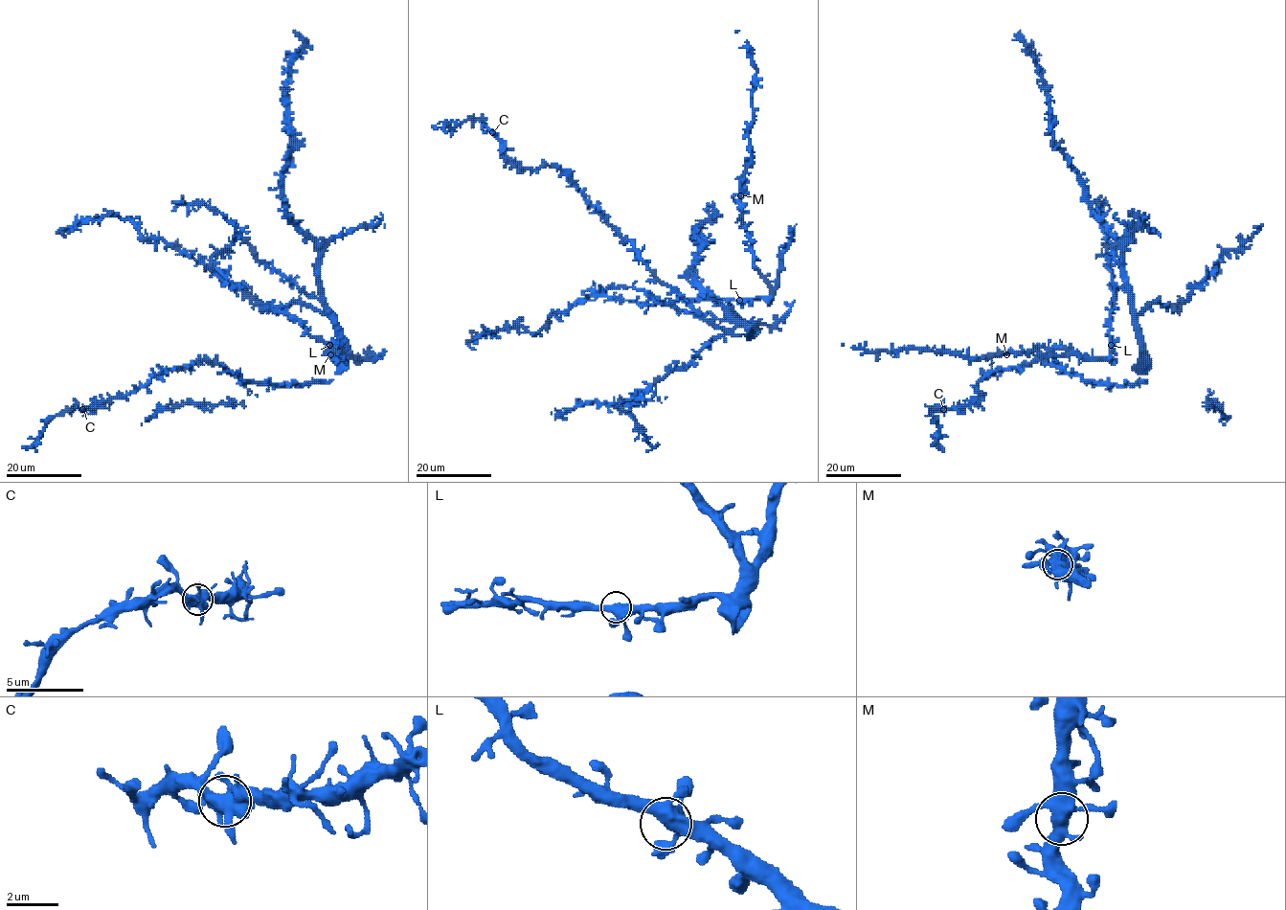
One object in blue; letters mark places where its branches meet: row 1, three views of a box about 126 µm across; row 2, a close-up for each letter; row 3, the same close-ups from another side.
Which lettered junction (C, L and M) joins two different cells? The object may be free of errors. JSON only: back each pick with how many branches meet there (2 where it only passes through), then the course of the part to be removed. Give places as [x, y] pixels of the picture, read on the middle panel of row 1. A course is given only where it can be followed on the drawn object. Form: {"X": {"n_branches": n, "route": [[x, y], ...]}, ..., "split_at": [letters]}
{"split_at": []}

